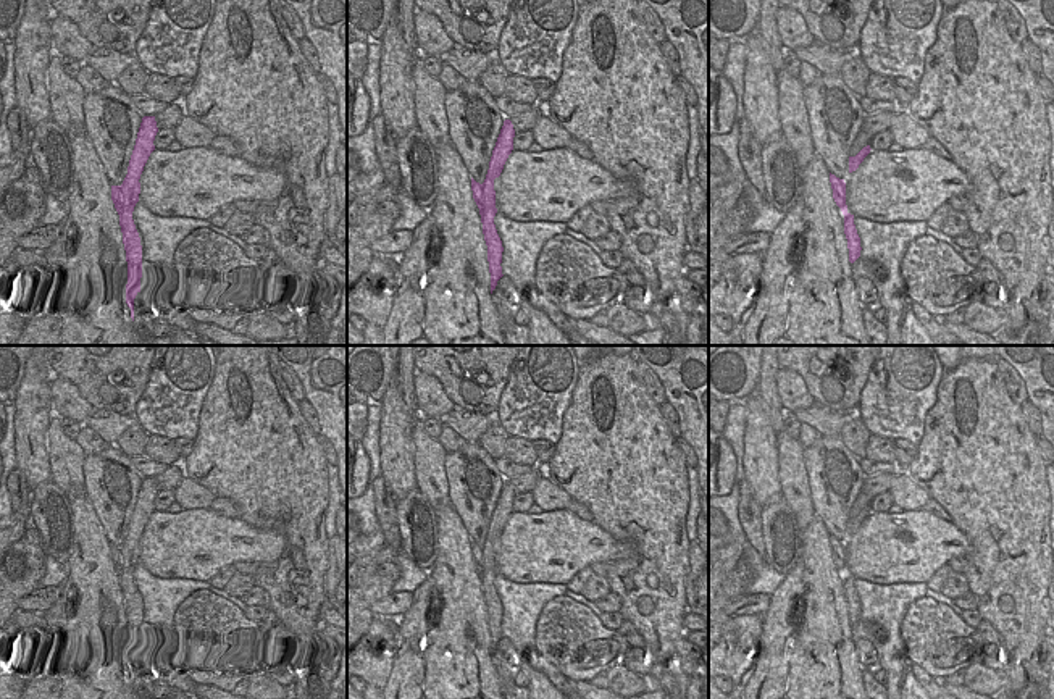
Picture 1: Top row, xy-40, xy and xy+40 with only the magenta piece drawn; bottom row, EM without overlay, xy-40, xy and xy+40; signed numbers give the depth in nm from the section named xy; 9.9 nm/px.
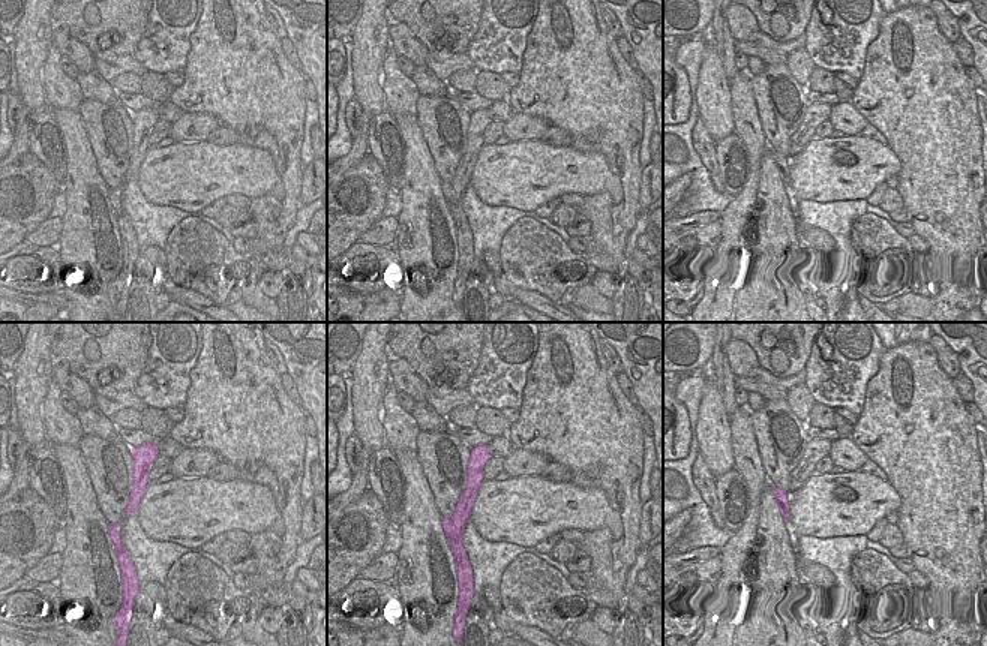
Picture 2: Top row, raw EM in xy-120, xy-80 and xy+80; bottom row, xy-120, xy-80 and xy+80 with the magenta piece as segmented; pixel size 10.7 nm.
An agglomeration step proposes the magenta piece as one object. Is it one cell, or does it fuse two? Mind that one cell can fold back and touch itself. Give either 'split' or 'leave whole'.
split

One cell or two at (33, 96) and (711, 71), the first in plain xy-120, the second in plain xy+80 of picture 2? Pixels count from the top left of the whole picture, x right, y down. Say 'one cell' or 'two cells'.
one cell

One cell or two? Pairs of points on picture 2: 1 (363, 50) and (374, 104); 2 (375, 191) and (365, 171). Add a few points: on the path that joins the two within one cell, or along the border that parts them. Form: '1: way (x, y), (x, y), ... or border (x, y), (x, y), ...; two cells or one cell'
1: way (366, 63), (368, 90); one cell
2: way (371, 186), (366, 176); one cell

